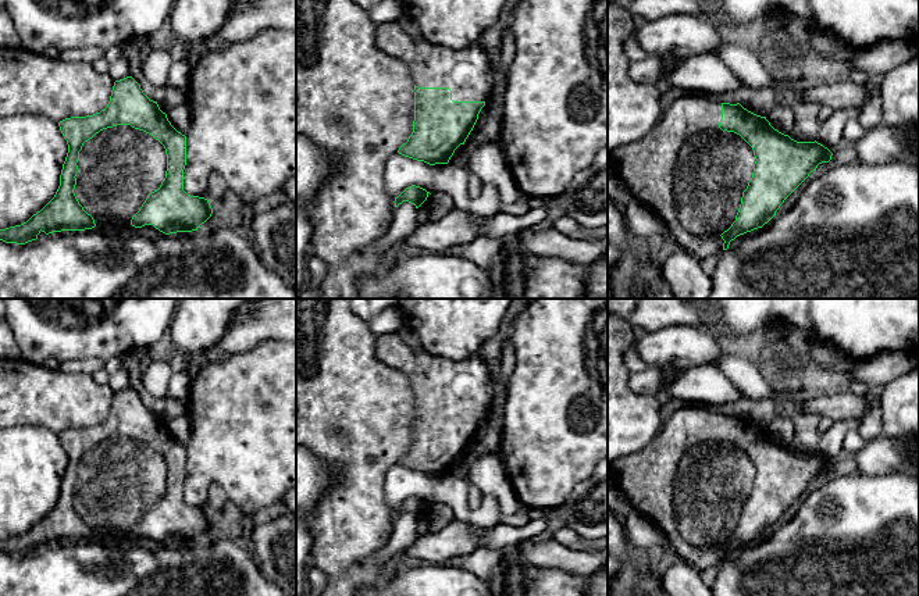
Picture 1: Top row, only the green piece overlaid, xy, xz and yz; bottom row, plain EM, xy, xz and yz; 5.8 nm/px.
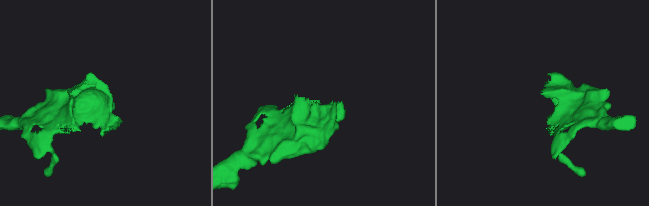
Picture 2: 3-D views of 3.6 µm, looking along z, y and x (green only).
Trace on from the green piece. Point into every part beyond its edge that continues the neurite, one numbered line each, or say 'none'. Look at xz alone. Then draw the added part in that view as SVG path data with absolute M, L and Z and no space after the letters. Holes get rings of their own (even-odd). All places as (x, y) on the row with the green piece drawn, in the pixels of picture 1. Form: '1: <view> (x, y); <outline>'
1: xz (467, 72); M396 21L377 26L375 44L403 61L418 88L449 88L453 101L487 101L491 96L492 60L475 44L452 50L414 40Z

